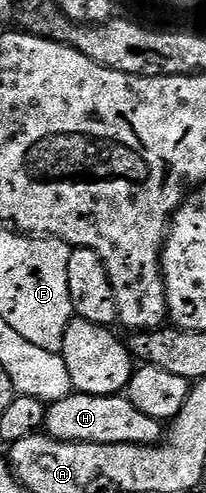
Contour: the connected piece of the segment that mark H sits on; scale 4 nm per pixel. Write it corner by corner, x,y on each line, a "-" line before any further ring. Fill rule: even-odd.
73,392
70,396
58,397
47,407
44,431
57,441
72,444
133,444
154,447
162,443
165,428
162,421
153,419
133,406
126,395
85,395

